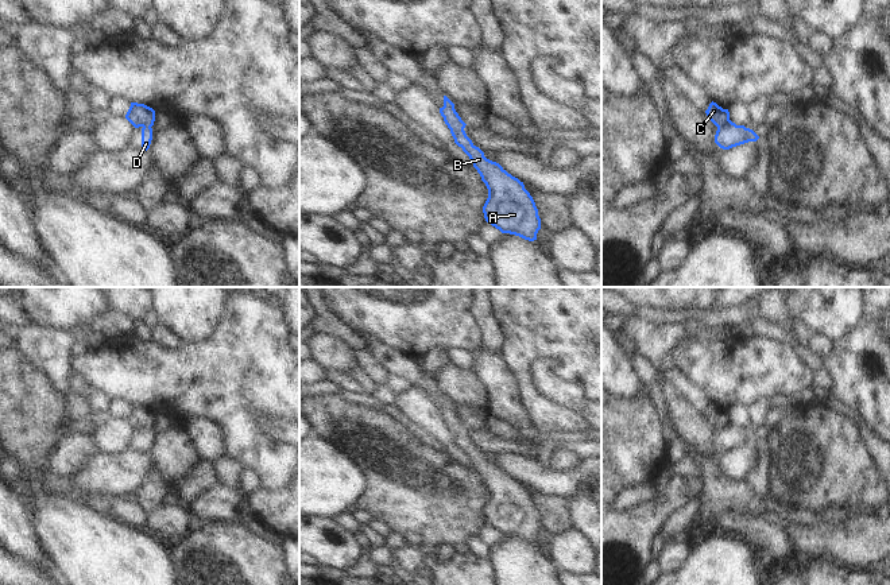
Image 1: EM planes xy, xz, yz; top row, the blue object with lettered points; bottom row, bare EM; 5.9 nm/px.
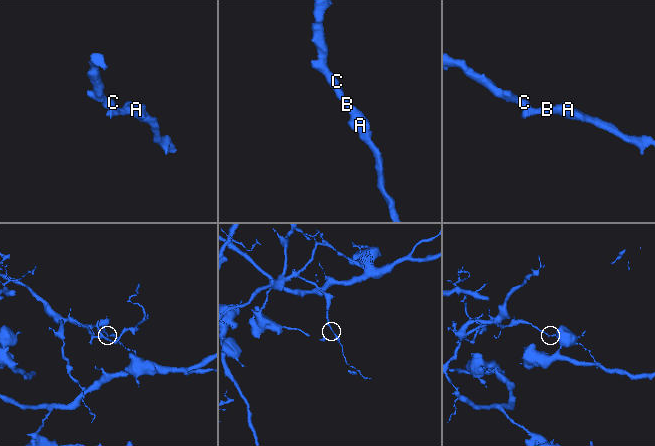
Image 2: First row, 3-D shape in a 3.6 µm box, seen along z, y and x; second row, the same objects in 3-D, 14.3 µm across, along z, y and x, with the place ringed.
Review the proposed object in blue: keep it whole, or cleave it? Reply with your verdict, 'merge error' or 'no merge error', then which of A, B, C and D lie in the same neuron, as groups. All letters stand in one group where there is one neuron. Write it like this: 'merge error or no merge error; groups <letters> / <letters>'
merge error; groups A B D / C

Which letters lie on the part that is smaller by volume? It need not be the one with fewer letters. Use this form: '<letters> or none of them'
A, B, D

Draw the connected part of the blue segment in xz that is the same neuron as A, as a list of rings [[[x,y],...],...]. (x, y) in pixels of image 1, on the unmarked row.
[[[446,398],[440,415],[454,445],[469,458],[488,491],[488,500],[483,508],[485,523],[502,535],[515,536],[529,543],[537,542],[541,520],[523,484],[508,476],[499,465],[487,461],[484,454],[472,445],[464,433],[467,426]]]

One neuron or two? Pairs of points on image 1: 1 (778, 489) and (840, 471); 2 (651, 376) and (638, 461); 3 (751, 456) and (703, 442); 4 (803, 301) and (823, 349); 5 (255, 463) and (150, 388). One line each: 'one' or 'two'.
1: one
2: two
3: two
4: two
5: one

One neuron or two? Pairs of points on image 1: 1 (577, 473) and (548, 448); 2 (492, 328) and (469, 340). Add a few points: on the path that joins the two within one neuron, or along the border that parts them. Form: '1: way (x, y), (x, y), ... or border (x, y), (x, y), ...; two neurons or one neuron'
1: border (587, 457), (580, 460); two neurons
2: border (471, 303), (471, 316), (479, 330), (480, 347); two neurons

